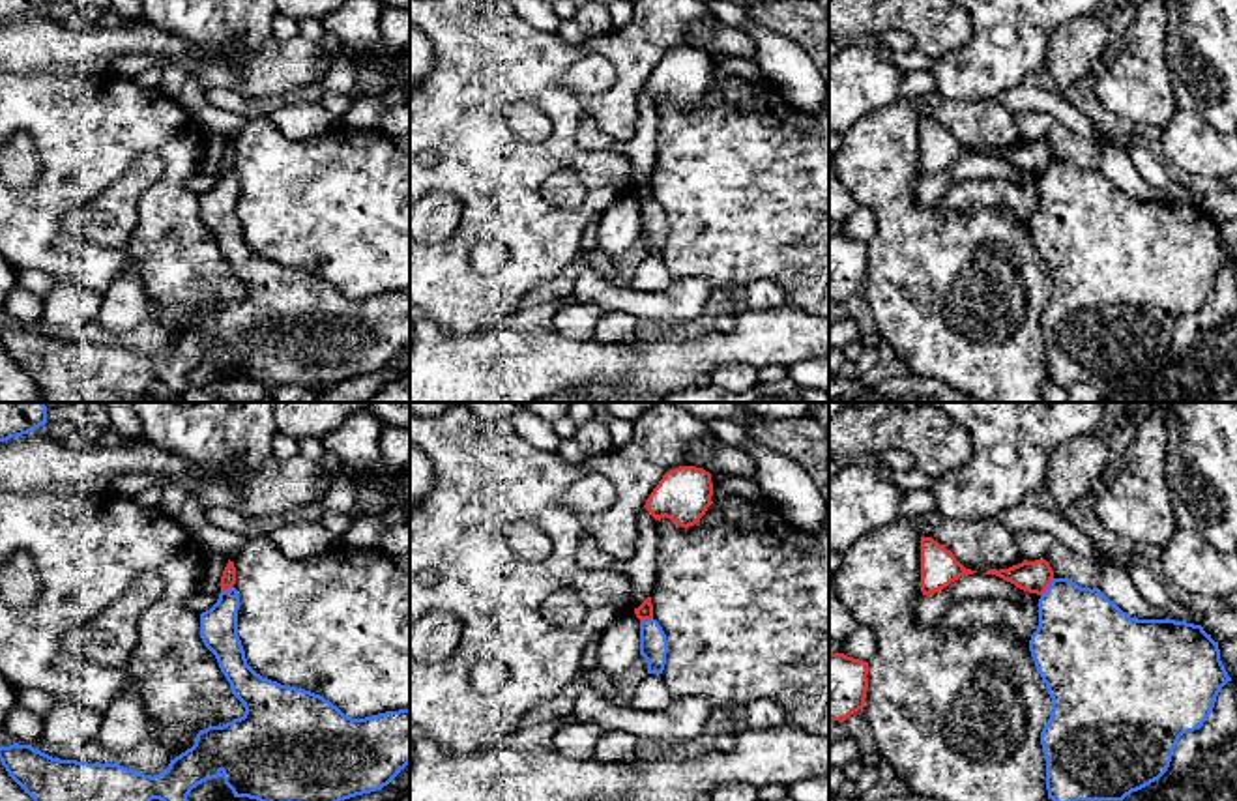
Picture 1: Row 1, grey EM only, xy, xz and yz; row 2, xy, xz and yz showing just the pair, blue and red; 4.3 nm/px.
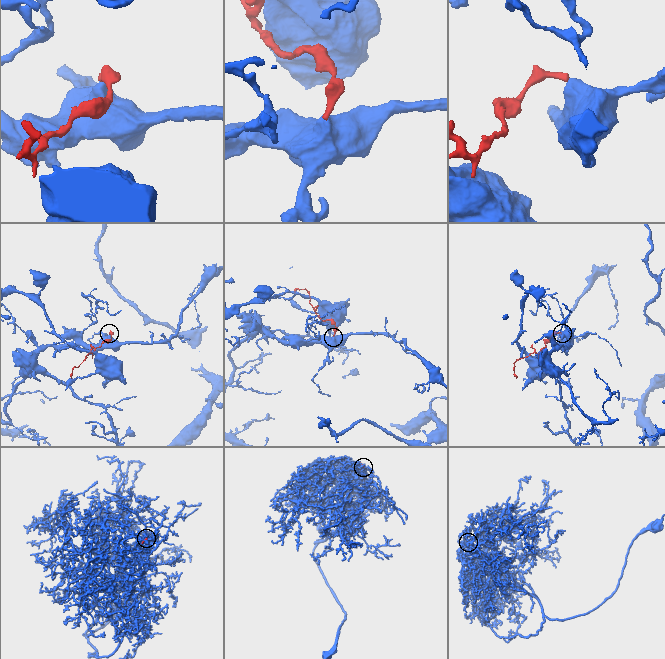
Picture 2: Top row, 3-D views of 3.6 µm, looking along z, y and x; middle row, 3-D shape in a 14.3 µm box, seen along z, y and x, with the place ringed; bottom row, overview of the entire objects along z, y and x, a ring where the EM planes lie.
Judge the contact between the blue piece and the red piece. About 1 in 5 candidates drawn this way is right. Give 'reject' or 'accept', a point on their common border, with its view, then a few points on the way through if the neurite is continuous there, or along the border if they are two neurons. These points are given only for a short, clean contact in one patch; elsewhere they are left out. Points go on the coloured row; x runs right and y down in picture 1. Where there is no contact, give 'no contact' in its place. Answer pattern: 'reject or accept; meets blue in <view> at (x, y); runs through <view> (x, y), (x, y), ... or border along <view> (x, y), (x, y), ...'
reject; meets blue in yz at (1048, 586); border along yz (1052, 577), (1041, 596)

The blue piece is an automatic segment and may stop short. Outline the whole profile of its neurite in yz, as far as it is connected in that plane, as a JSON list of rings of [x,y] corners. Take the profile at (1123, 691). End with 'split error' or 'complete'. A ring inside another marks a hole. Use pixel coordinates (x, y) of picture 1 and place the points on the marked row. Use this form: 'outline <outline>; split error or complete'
outline [[[1052,578],[1041,595],[1029,651],[1052,698],[1052,713],[1041,732],[1052,801],[1123,801],[1158,780],[1170,767],[1179,737],[1203,726],[1220,689],[1231,681],[1218,642],[1201,625],[1130,618],[1099,588],[1082,588],[1069,578]]]; complete

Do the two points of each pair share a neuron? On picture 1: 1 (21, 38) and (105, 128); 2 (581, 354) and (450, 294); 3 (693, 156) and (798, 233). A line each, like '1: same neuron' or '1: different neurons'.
1: different neurons
2: different neurons
3: same neuron

